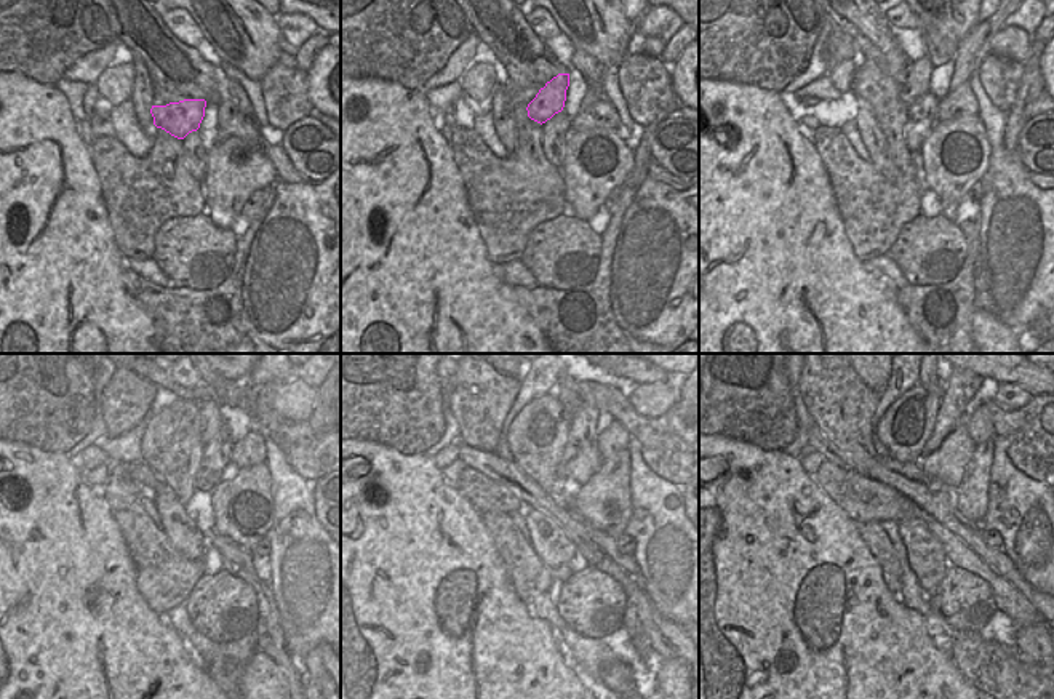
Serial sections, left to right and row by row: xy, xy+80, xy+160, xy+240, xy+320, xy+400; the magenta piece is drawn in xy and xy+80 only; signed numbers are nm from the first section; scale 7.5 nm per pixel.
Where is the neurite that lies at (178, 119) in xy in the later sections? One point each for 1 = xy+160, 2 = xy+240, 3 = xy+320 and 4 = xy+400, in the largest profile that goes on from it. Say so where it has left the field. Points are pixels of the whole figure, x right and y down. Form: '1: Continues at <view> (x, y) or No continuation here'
1: Continues at xy+160 (917, 83)
2: Continues at xy+240 (210, 418)
3: Continues at xy+320 (565, 389)
4: Continues at xy+400 (923, 386)

